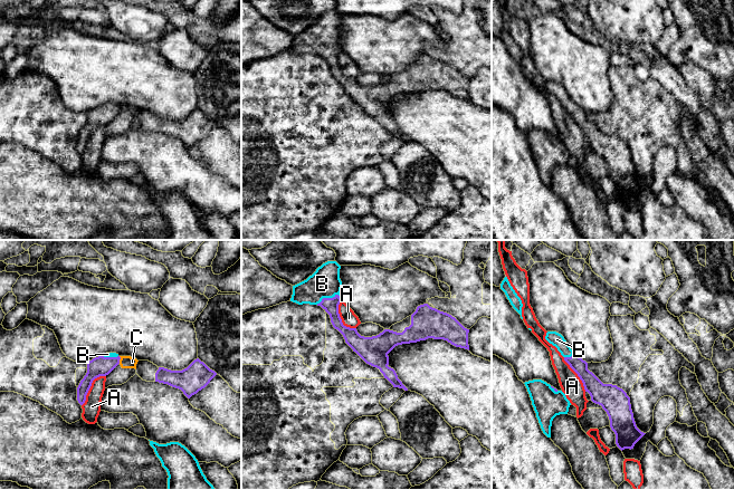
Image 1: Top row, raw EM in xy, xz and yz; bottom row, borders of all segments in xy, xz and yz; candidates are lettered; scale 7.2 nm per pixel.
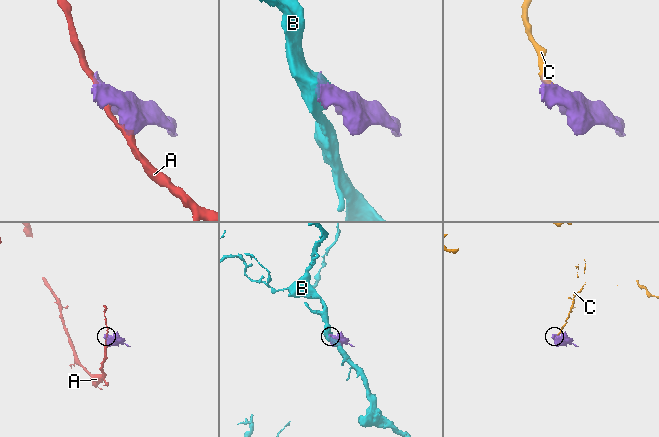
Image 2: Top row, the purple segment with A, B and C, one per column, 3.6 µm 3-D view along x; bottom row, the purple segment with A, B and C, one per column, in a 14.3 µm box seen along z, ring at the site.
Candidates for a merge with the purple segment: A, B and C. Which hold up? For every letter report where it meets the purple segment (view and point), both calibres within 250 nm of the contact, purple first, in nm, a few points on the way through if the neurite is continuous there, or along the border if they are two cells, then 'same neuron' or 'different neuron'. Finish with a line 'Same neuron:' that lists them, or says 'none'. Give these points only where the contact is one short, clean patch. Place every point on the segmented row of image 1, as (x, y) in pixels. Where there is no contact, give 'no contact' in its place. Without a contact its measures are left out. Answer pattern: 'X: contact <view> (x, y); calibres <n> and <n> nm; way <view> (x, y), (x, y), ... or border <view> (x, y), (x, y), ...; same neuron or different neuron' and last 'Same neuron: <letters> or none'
A: contact xy (89, 387); calibres 140 and 130 nm; different neuron
B: contact xz (327, 298); calibres 110 and 220 nm; same neuron
C: contact xy (120, 358); calibres 140 and 100 nm; different neuron
Same neuron: B

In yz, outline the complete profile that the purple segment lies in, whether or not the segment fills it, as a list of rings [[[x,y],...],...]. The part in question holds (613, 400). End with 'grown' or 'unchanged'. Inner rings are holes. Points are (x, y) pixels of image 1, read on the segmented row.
[[[547,332],[545,339],[555,346],[564,361],[578,374],[591,401],[602,406],[610,420],[610,427],[616,434],[616,444],[622,451],[633,449],[635,444],[646,434],[635,422],[630,397],[612,384],[603,384],[588,369],[588,363],[573,353],[564,337],[556,332]]]; grown

